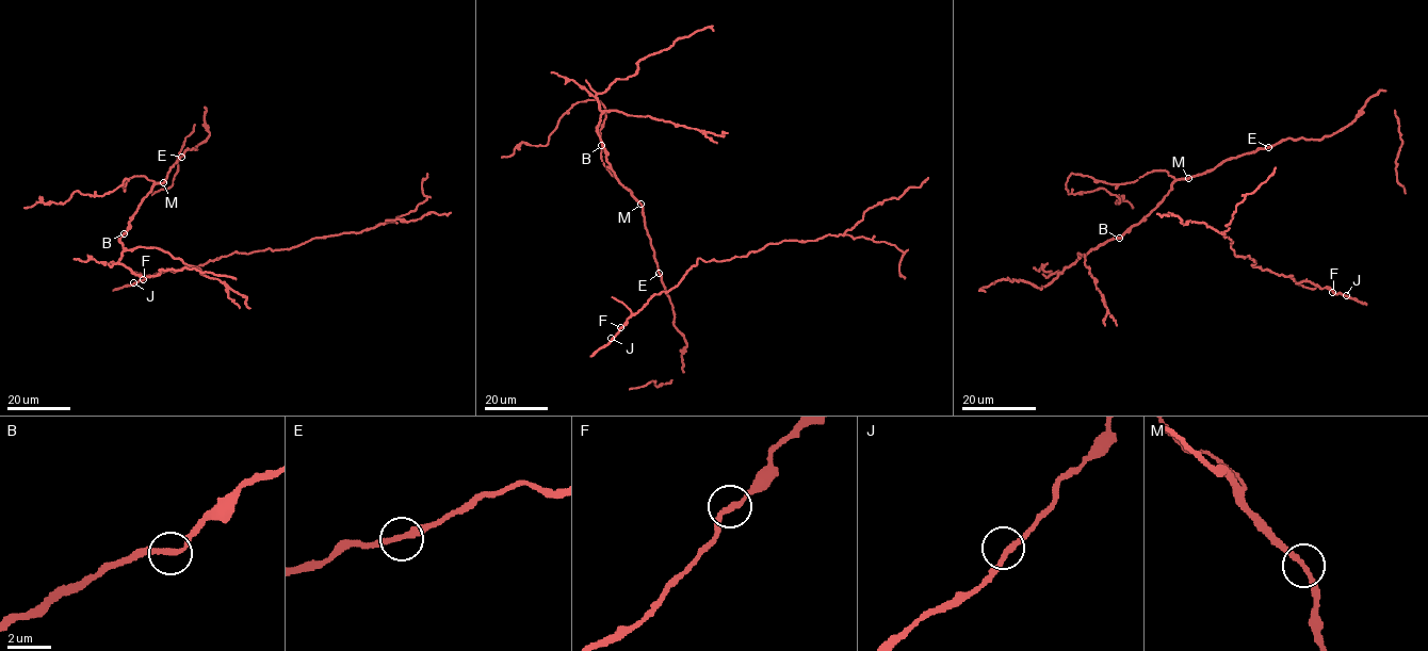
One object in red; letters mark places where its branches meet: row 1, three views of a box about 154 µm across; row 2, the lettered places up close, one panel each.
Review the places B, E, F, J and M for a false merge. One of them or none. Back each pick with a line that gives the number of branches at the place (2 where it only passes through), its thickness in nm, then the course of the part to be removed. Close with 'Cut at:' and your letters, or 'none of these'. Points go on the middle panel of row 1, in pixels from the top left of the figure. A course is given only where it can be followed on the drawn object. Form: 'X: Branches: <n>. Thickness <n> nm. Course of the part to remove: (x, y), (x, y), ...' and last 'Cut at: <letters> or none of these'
Cut at: none of these

